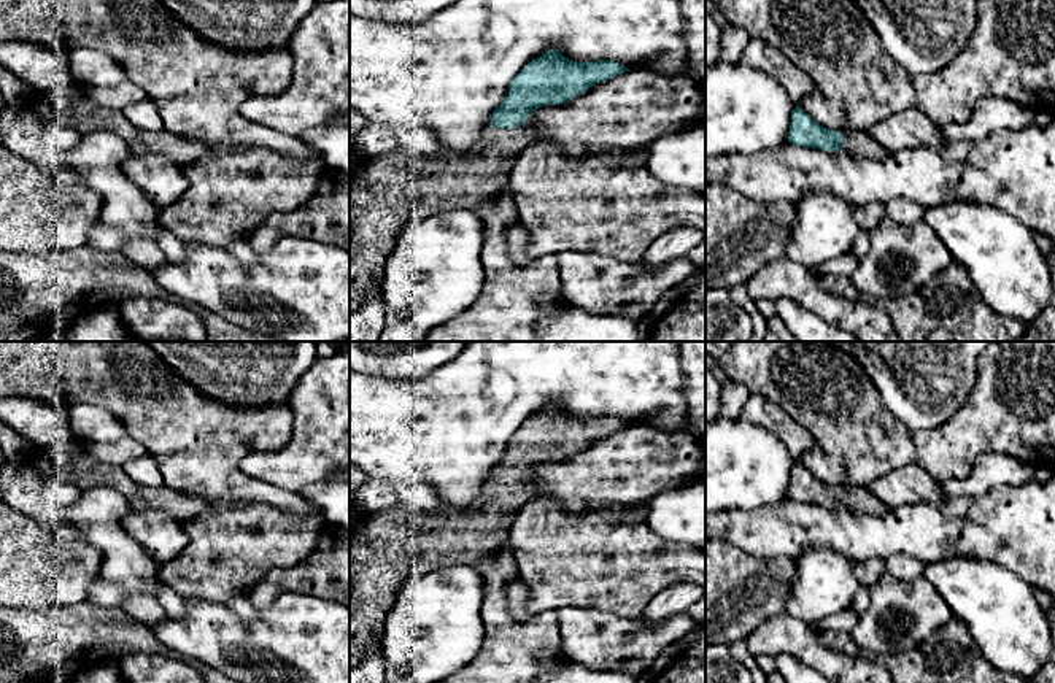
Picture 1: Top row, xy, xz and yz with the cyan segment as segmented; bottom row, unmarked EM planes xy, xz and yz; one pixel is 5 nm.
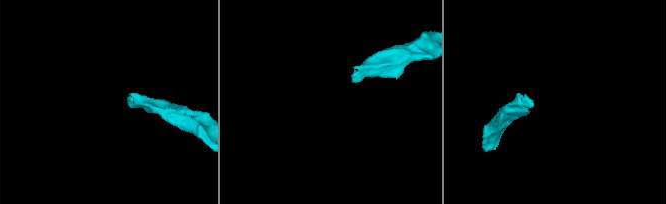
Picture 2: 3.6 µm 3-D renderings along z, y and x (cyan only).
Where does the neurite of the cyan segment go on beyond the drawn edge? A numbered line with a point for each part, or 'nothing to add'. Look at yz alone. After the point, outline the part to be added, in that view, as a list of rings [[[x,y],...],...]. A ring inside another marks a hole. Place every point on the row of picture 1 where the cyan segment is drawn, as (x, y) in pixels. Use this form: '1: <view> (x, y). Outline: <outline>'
1: yz (858, 143). Outline: [[[853,130],[844,135],[848,154],[860,159],[887,159],[887,149],[868,135],[866,130]]]

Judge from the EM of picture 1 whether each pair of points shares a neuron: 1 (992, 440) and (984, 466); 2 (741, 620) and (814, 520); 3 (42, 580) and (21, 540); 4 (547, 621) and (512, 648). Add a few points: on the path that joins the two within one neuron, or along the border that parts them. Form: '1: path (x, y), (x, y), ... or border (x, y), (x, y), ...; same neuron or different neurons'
1: border (1025, 461), (1001, 453), (982, 453), (963, 478); different neurons
2: border (750, 553), (760, 558), (790, 556), (793, 559); different neurons
3: path (32, 571), (21, 559), (21, 550); same neuron
4: path (539, 629), (520, 648); same neuron

